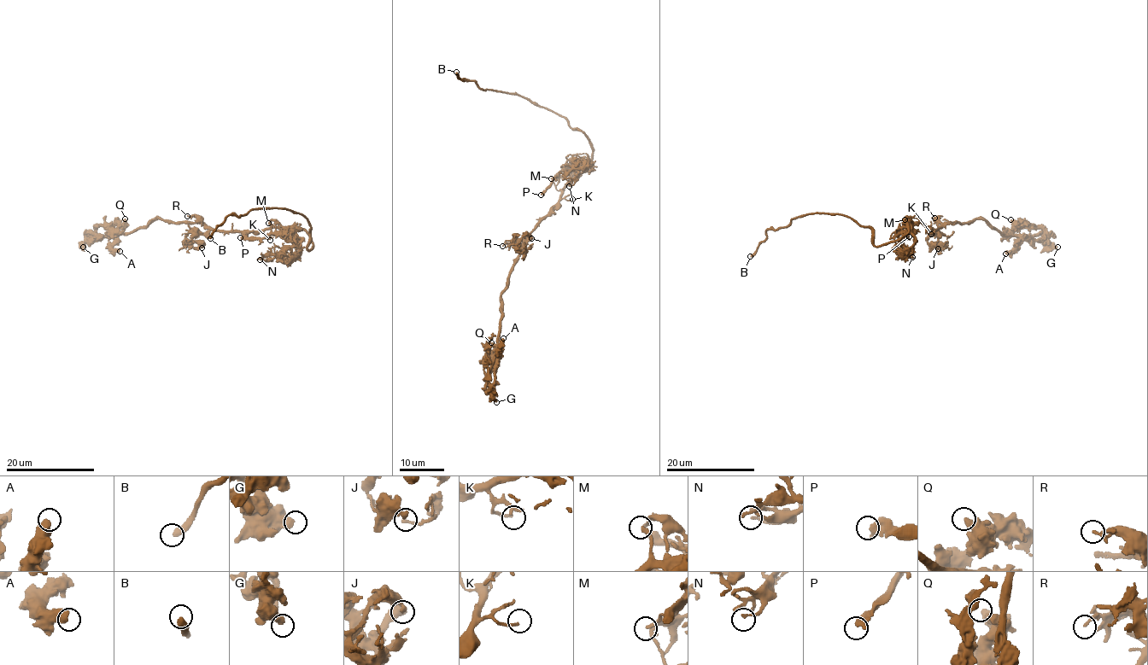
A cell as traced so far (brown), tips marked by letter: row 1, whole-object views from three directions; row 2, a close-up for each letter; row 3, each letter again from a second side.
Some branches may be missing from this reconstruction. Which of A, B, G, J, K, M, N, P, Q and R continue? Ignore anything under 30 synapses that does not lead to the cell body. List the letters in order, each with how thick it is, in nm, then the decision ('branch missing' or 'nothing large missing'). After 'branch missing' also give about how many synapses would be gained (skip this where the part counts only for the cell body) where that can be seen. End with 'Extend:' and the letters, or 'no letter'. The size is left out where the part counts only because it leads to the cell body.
A: 600 nm thick; nothing large missing
B: 400 nm thick; branch missing
G: 550 nm thick; nothing large missing
J: 320 nm thick; nothing large missing
K: 160 nm thick; nothing large missing
M: 190 nm thick; nothing large missing
N: 170 nm thick; nothing large missing
P: 480 nm thick; nothing large missing
Q: 550 nm thick; nothing large missing
R: 200 nm thick; nothing large missing
Extend: B

